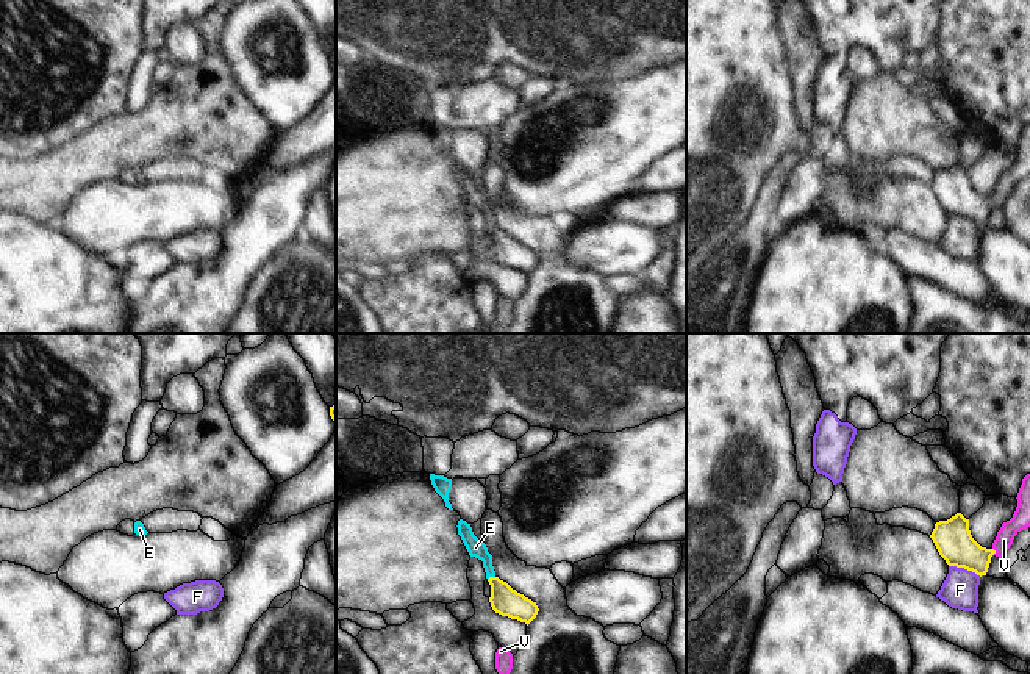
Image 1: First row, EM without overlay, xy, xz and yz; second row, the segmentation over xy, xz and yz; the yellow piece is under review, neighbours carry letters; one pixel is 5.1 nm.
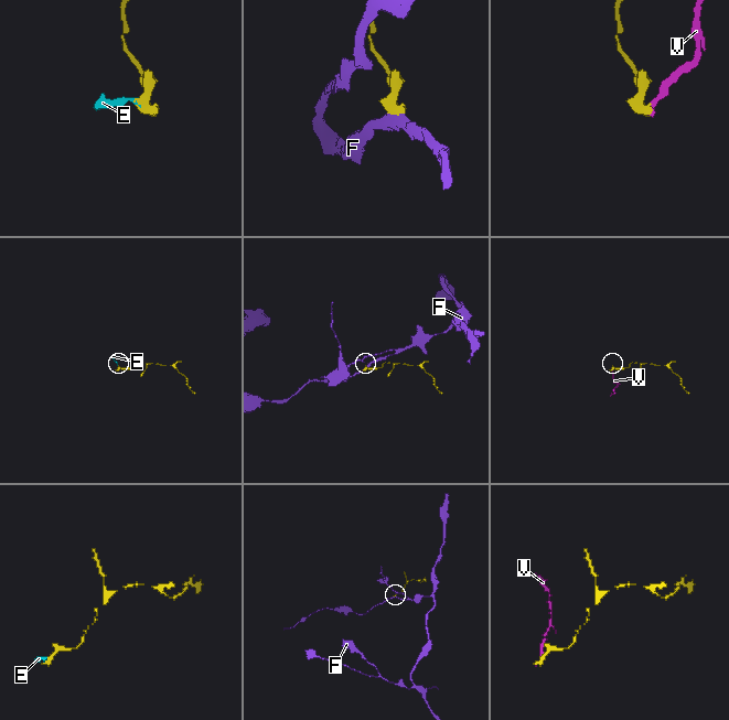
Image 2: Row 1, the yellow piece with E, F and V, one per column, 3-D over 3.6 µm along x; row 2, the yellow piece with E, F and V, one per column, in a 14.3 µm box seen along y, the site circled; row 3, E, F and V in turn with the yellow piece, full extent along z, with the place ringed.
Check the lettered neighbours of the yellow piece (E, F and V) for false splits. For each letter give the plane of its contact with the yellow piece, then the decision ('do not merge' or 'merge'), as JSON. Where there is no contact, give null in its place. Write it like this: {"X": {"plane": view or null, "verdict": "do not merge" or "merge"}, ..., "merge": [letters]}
{"E": {"plane": "xz", "verdict": "merge"}, "F": {"plane": "yz", "verdict": "do not merge"}, "V": {"plane": "yz", "verdict": "merge"}, "merge": ["E", "V"]}

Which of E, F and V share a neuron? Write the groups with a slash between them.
E V / F

